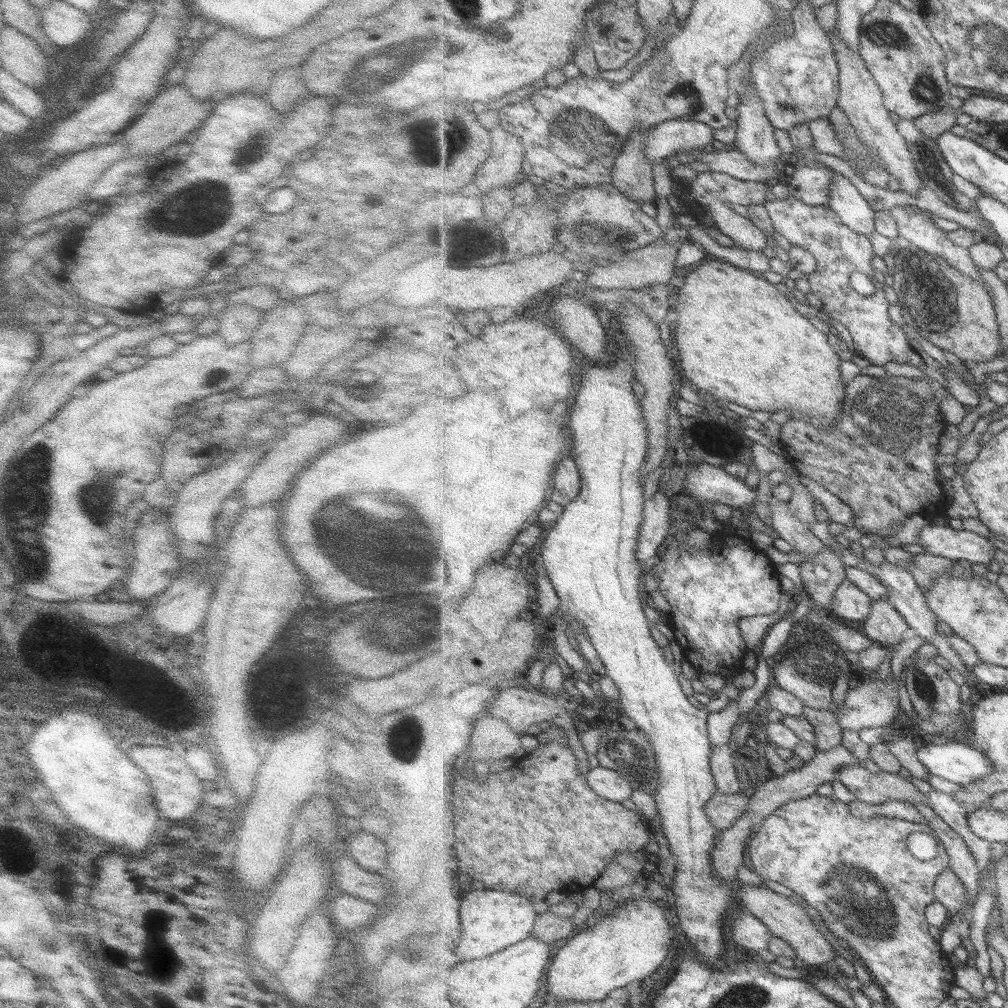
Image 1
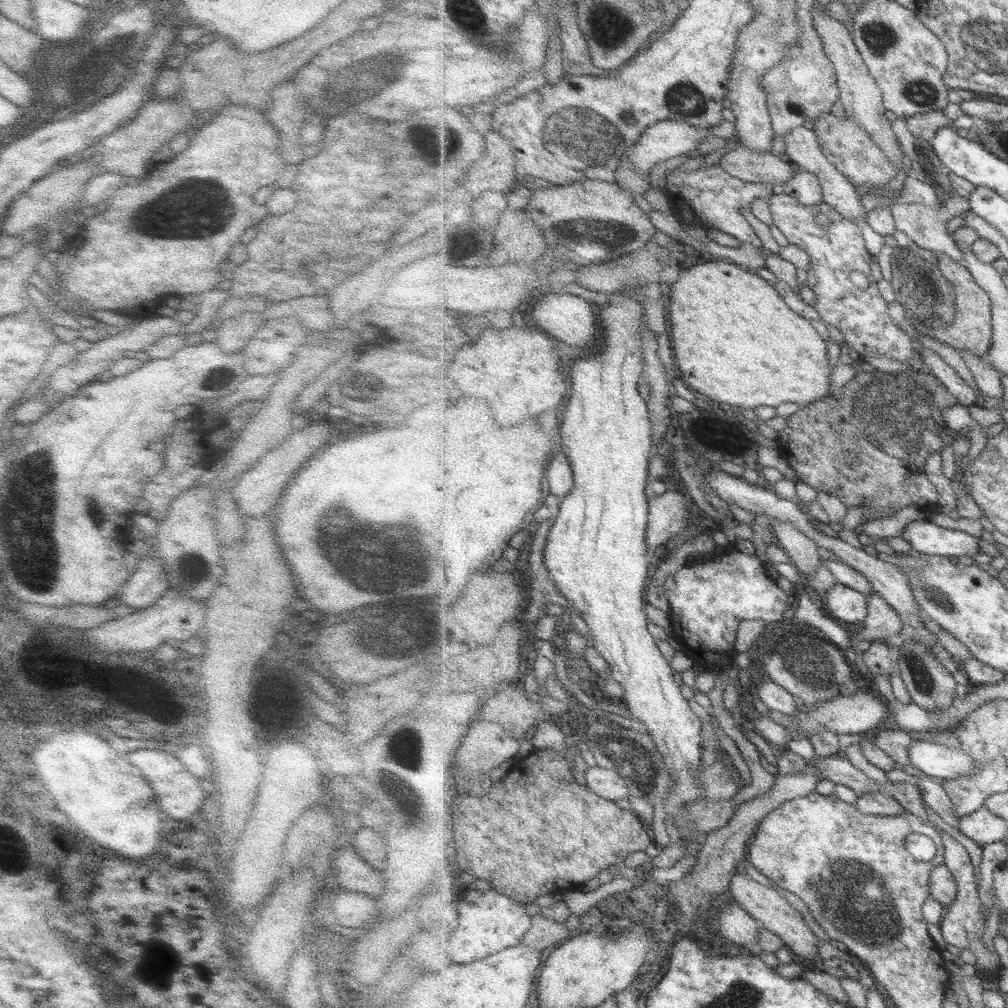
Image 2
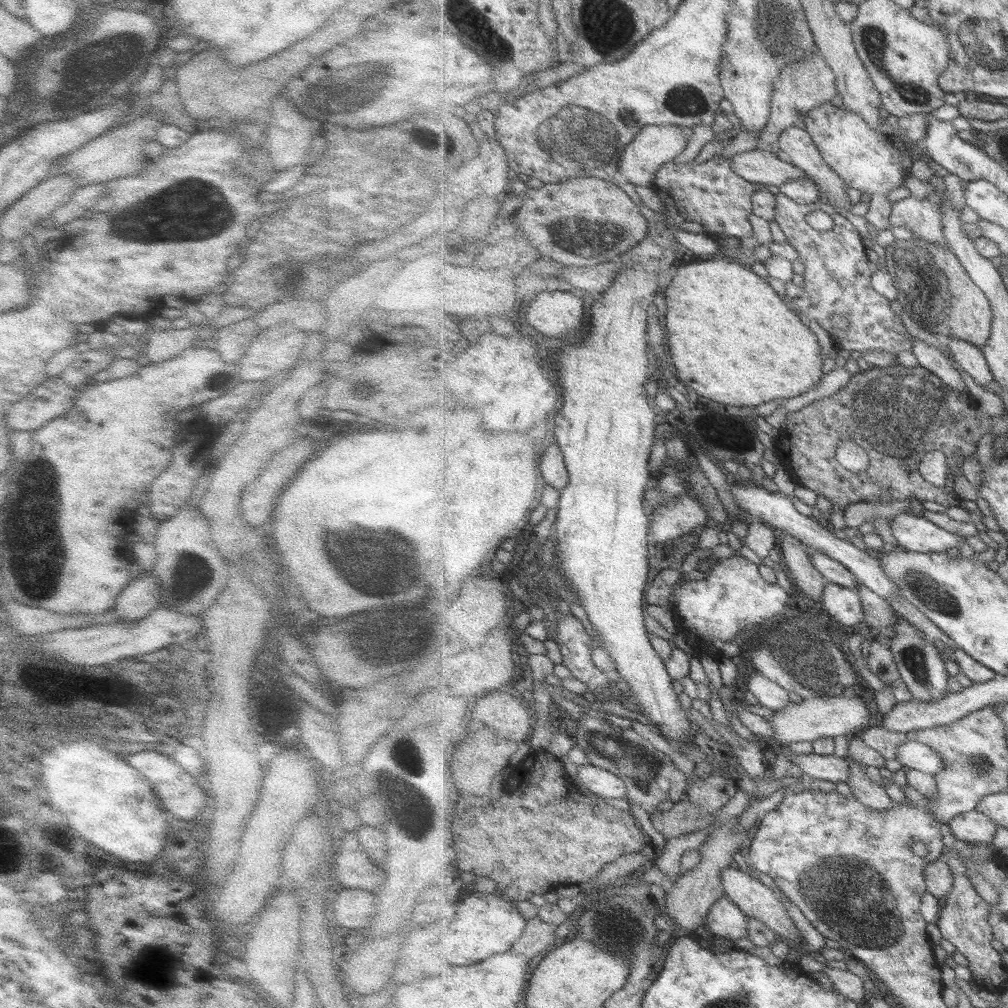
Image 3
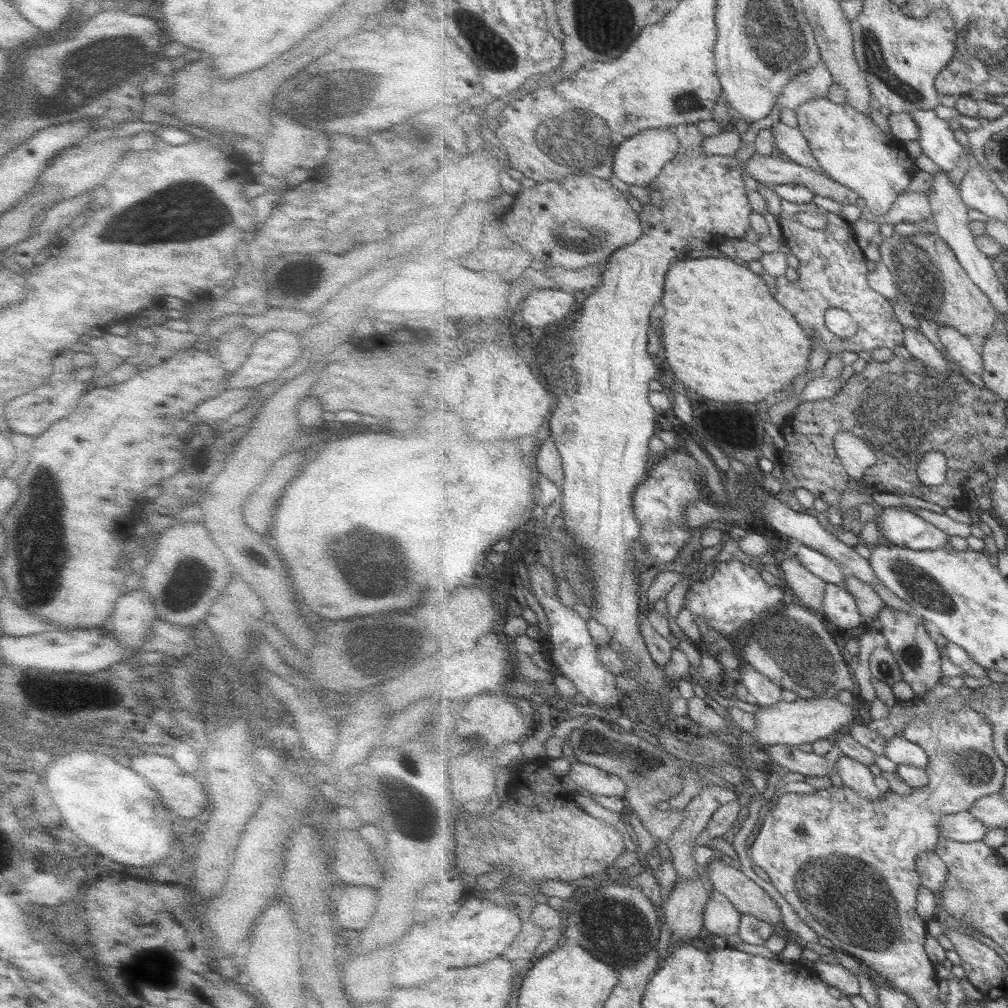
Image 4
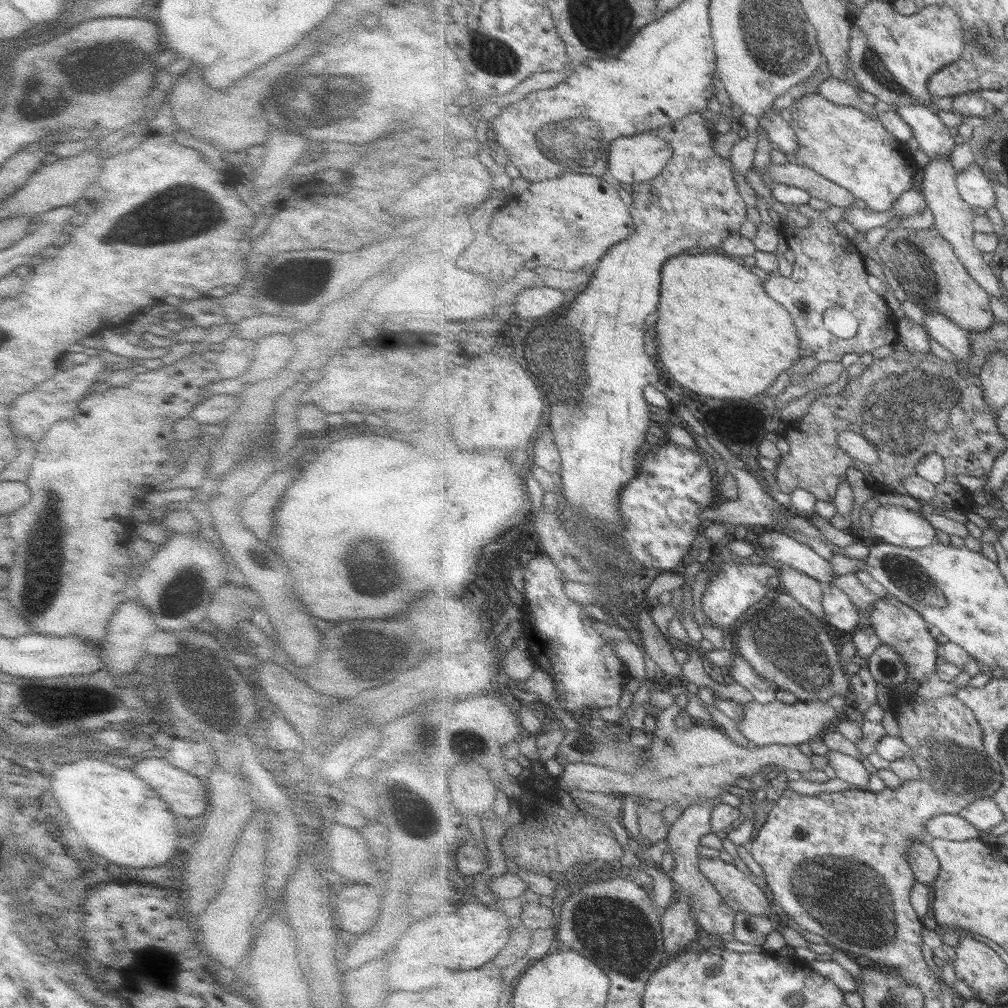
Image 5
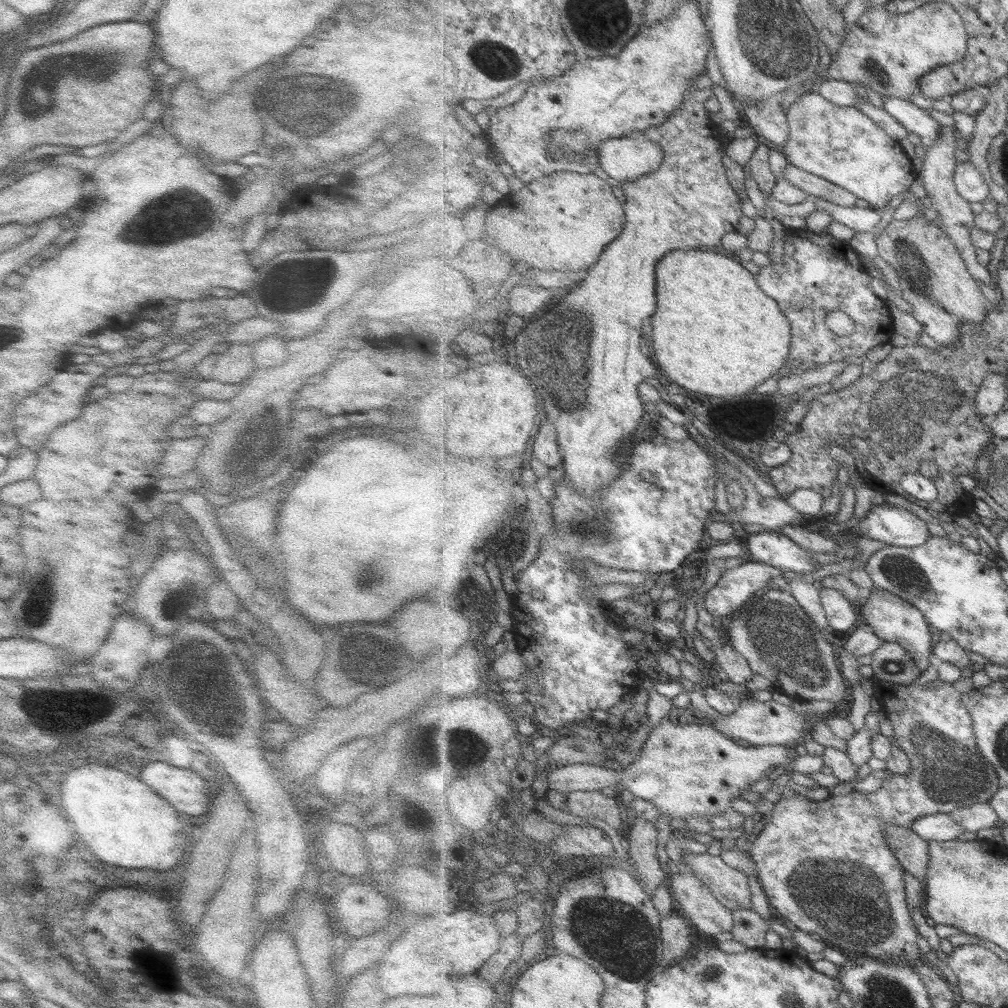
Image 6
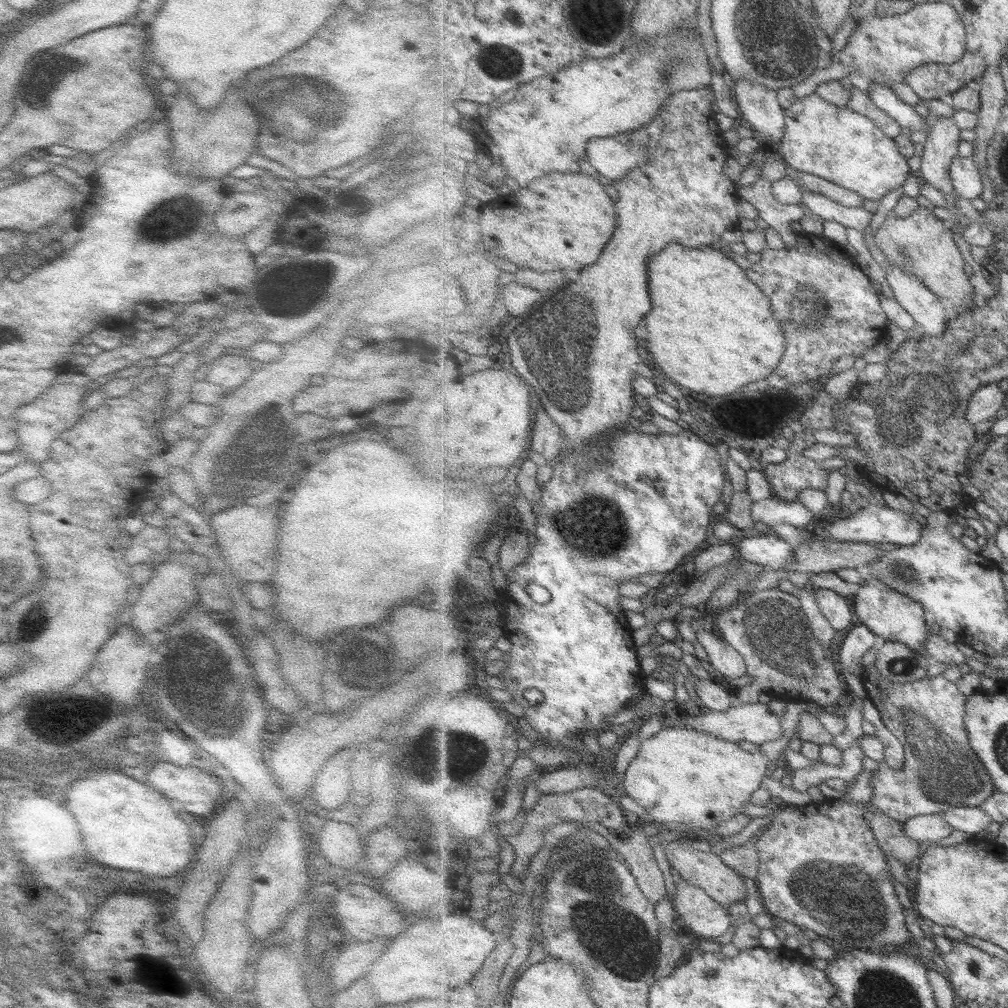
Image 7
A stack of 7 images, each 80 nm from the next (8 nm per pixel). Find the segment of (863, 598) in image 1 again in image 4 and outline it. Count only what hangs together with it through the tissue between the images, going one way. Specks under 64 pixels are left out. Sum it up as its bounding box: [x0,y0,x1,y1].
[823,584,866,628]

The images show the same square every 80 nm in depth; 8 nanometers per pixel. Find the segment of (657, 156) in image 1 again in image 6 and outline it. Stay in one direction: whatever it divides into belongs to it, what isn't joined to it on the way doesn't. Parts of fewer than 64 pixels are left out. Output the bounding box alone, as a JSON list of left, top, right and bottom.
[597,135,665,183]

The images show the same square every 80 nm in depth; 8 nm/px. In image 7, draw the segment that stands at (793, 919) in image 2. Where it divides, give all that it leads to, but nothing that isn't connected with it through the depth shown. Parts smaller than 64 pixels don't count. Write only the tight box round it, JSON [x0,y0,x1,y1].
[663,841,746,909]

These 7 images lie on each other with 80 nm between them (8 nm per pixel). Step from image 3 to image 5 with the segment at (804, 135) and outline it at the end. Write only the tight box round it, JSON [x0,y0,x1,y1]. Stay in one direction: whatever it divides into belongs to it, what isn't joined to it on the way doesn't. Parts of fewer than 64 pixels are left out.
[758,108,801,162]

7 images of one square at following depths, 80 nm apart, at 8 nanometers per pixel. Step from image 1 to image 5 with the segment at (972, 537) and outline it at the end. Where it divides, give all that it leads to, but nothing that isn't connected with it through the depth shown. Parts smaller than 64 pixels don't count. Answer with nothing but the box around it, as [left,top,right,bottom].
[870,505,937,549]

